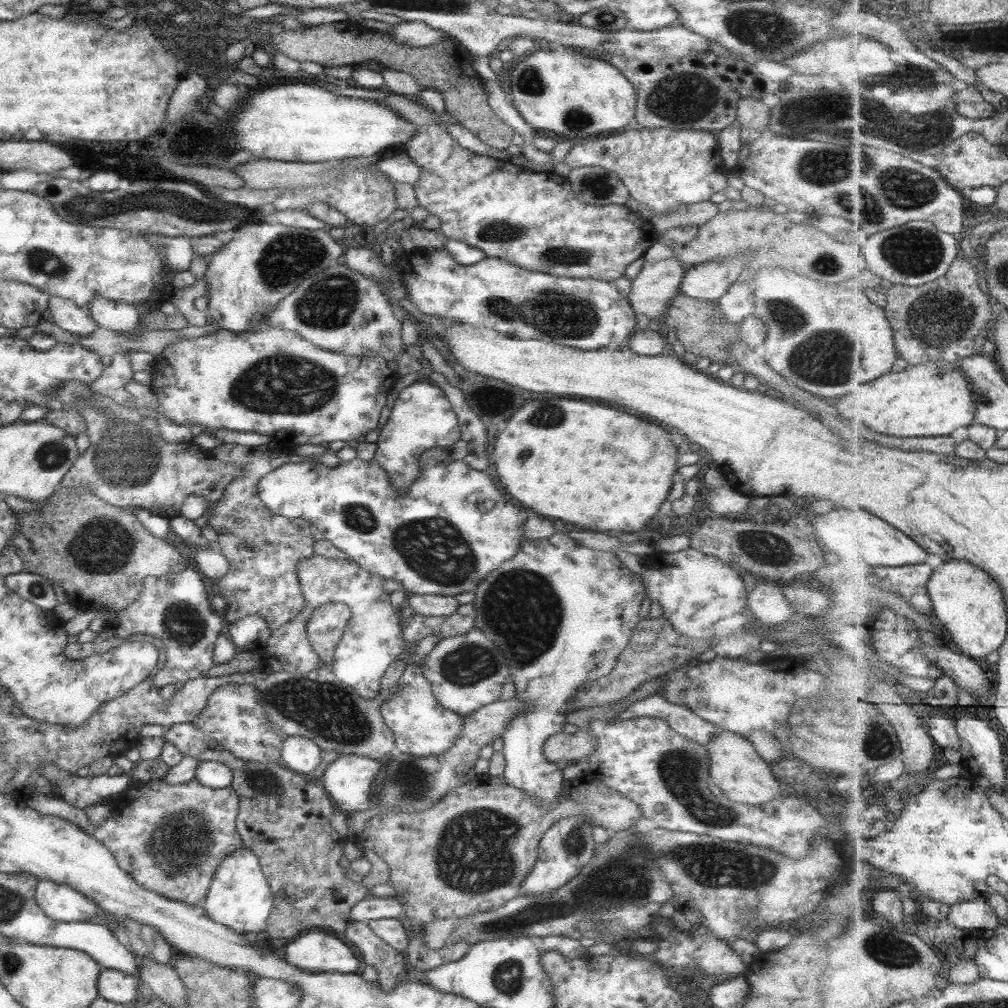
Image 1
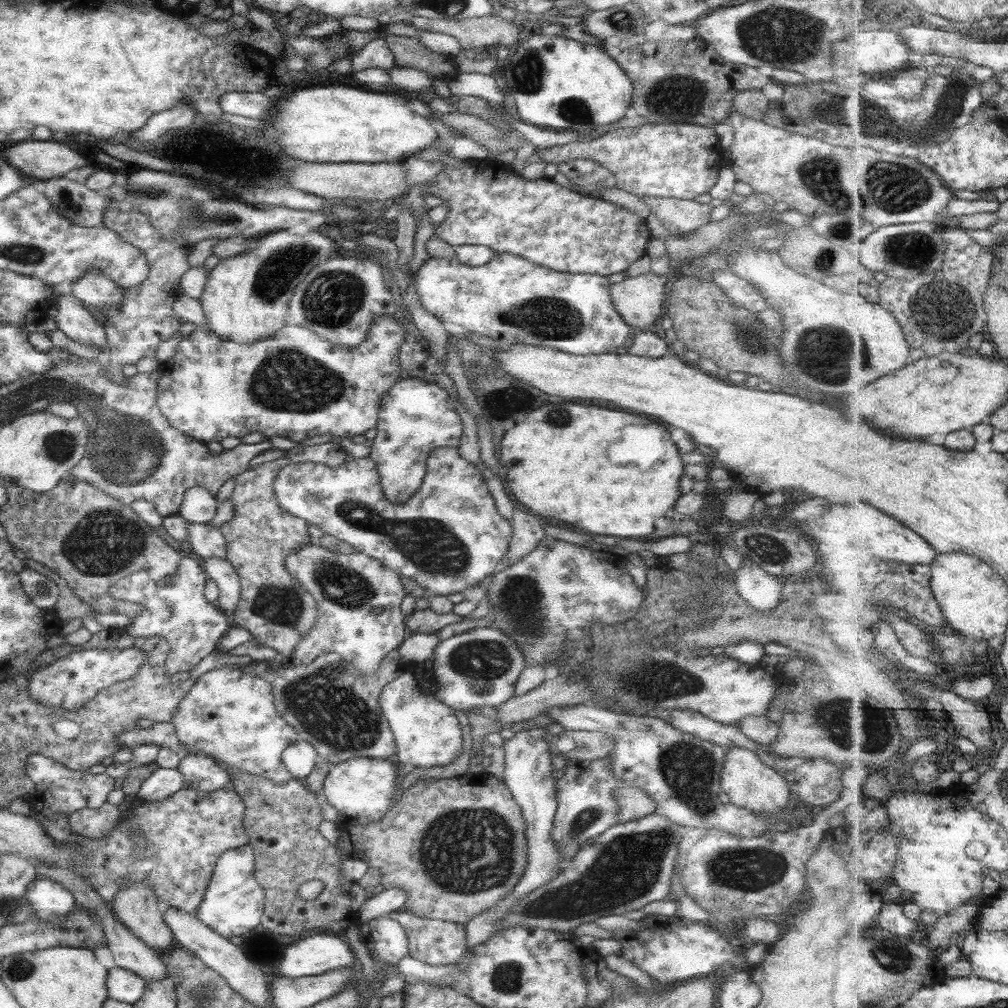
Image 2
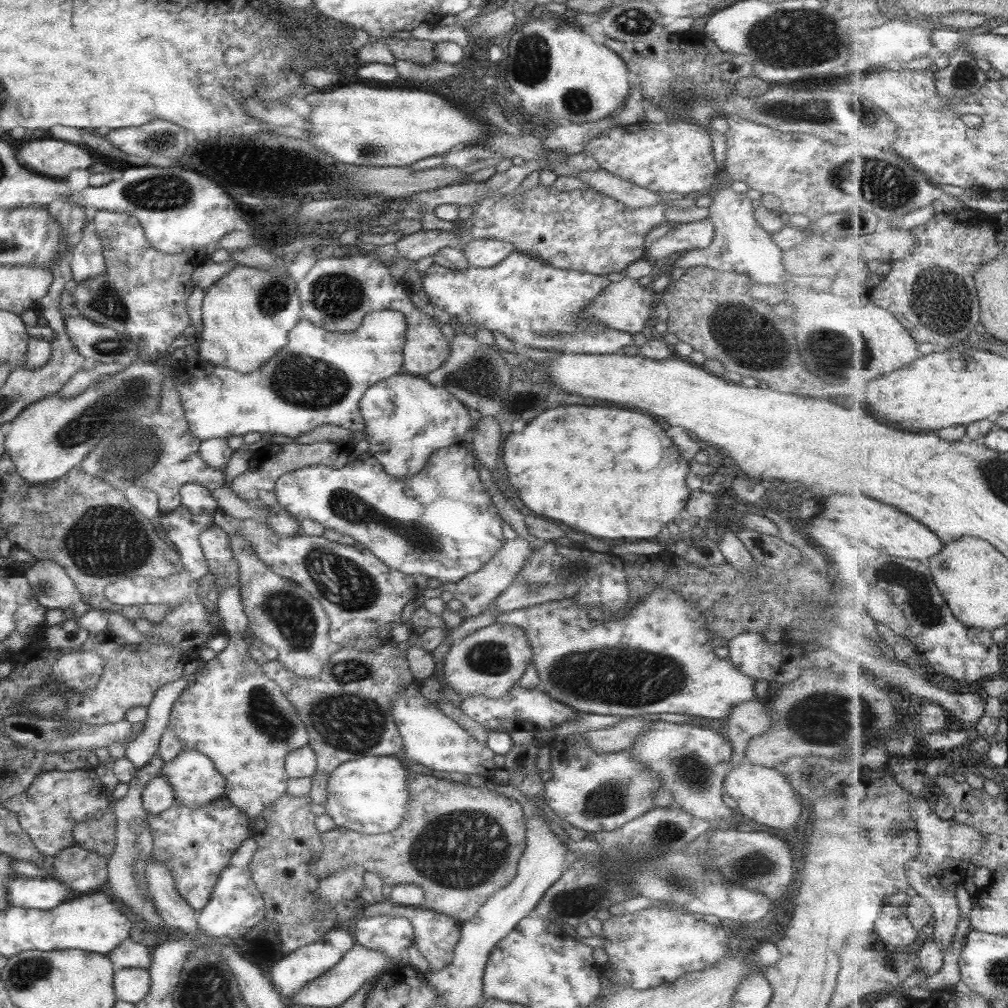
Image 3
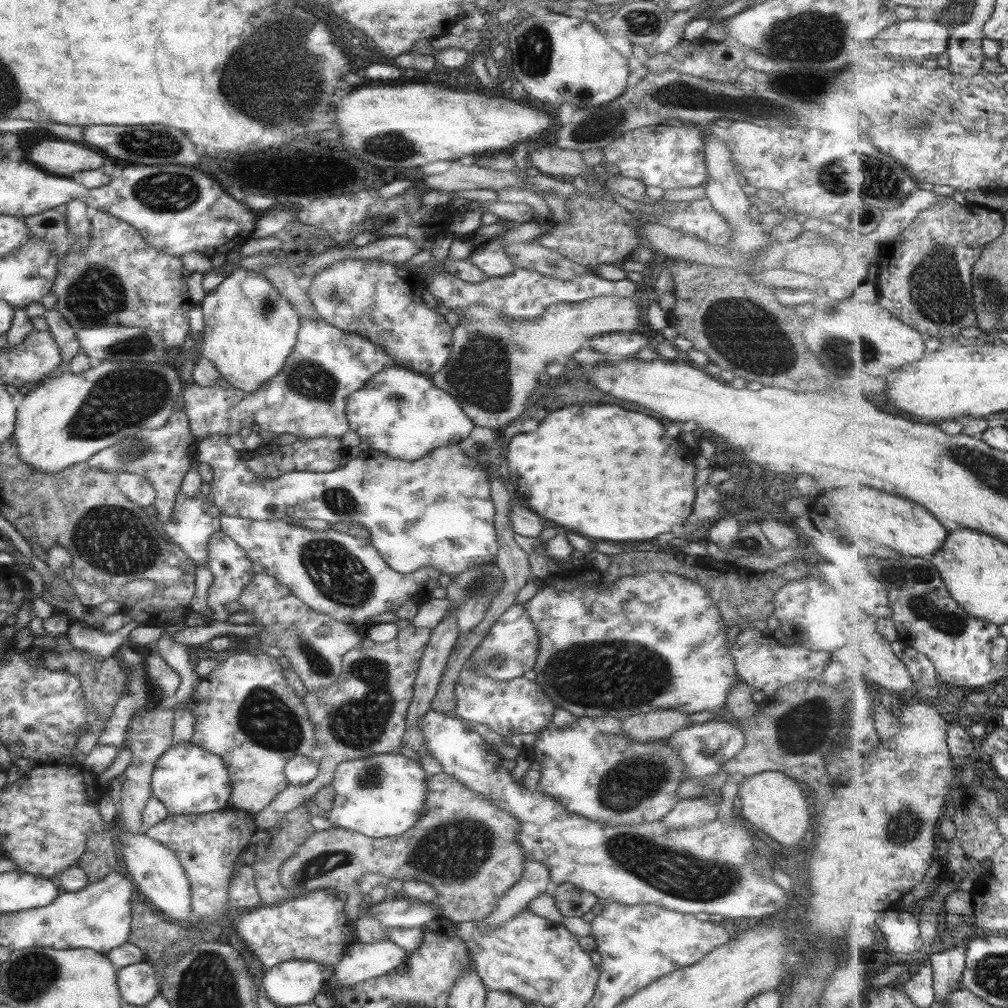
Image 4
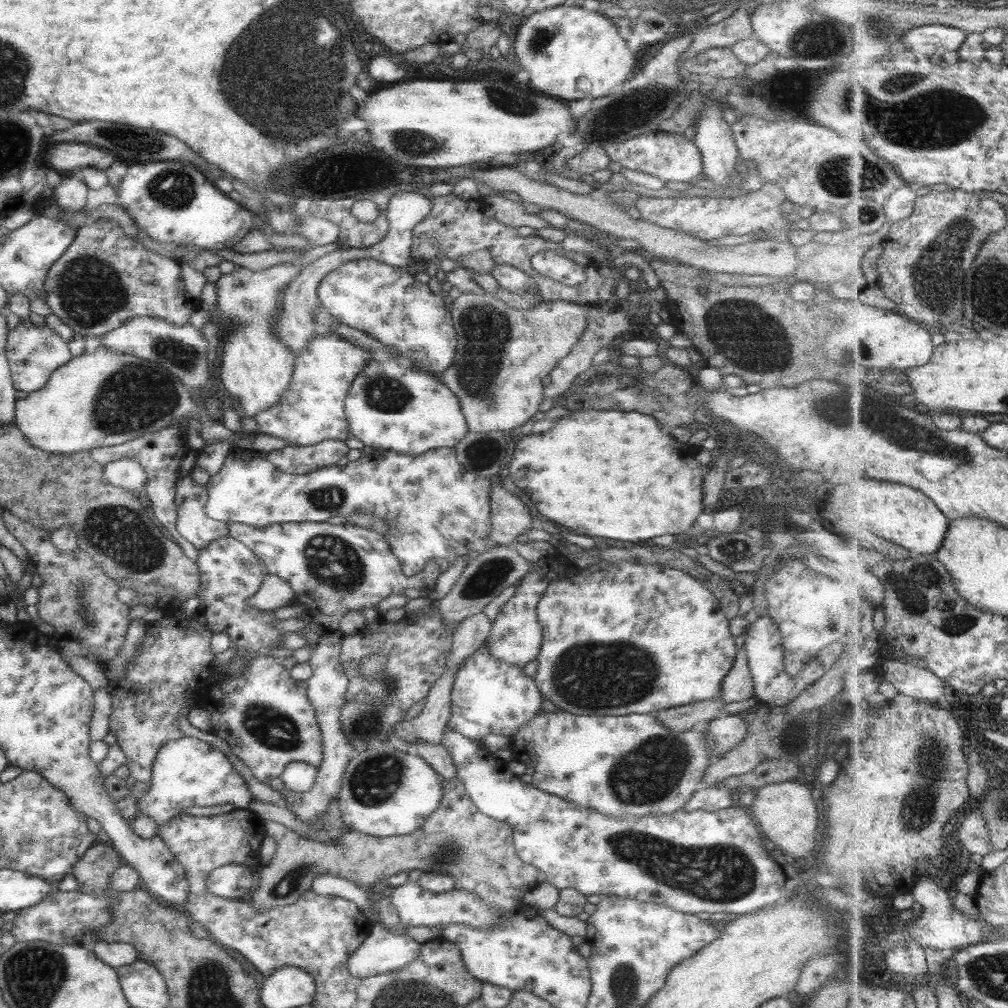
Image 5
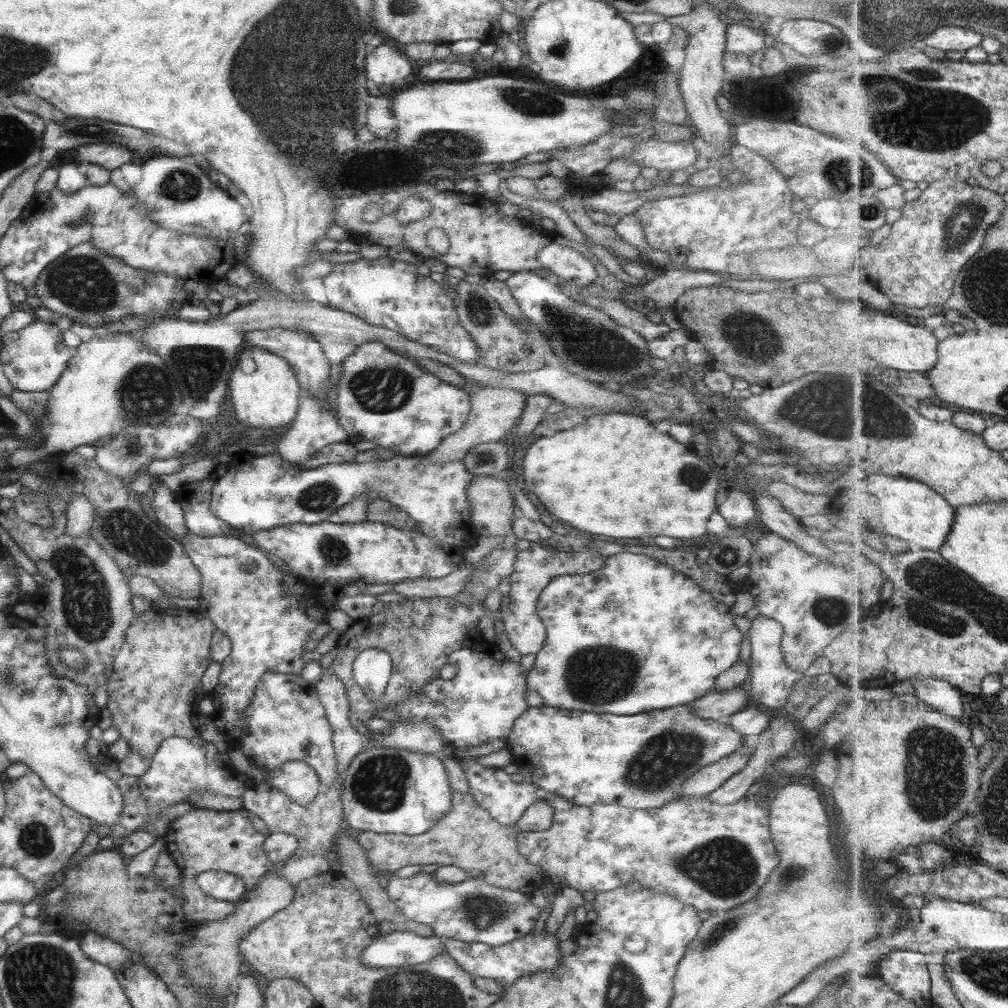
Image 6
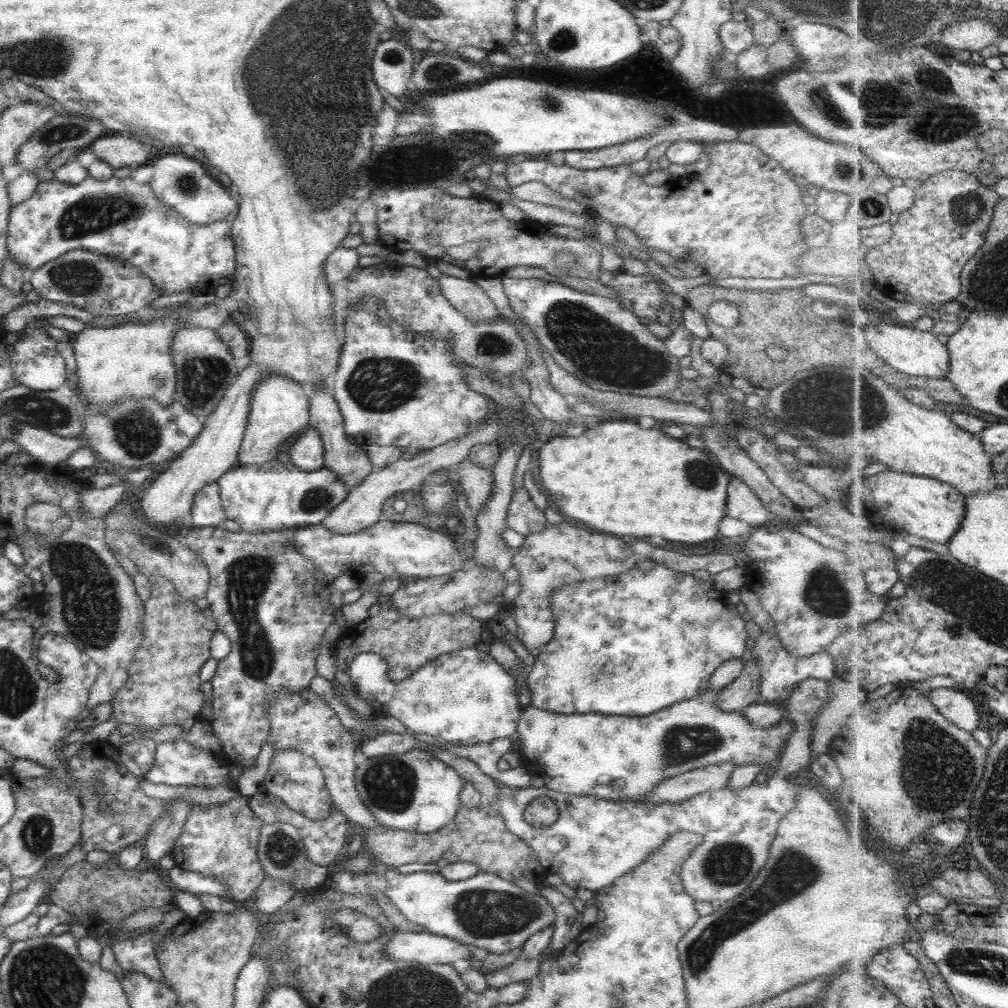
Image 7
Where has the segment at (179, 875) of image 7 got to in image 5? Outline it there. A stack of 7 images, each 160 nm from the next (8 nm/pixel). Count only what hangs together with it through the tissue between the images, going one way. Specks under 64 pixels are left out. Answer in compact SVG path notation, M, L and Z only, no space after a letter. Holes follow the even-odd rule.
M239 864L219 866L209 872L205 881L207 892L226 899L239 899L253 887L250 870Z

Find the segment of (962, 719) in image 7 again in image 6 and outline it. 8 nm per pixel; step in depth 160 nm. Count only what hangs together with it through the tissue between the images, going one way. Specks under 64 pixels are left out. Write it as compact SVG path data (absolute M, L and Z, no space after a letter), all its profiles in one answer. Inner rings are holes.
M926 676L913 677L909 682L914 687L914 694L933 706L935 710L943 711L958 719L963 716L961 690L950 682Z

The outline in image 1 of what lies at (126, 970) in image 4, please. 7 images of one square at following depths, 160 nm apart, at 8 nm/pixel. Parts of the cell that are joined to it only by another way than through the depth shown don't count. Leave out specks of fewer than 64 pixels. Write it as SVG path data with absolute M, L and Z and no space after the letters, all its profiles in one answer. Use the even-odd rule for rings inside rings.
M100 967L97 994L107 1002L126 1005L137 993L137 976Z

